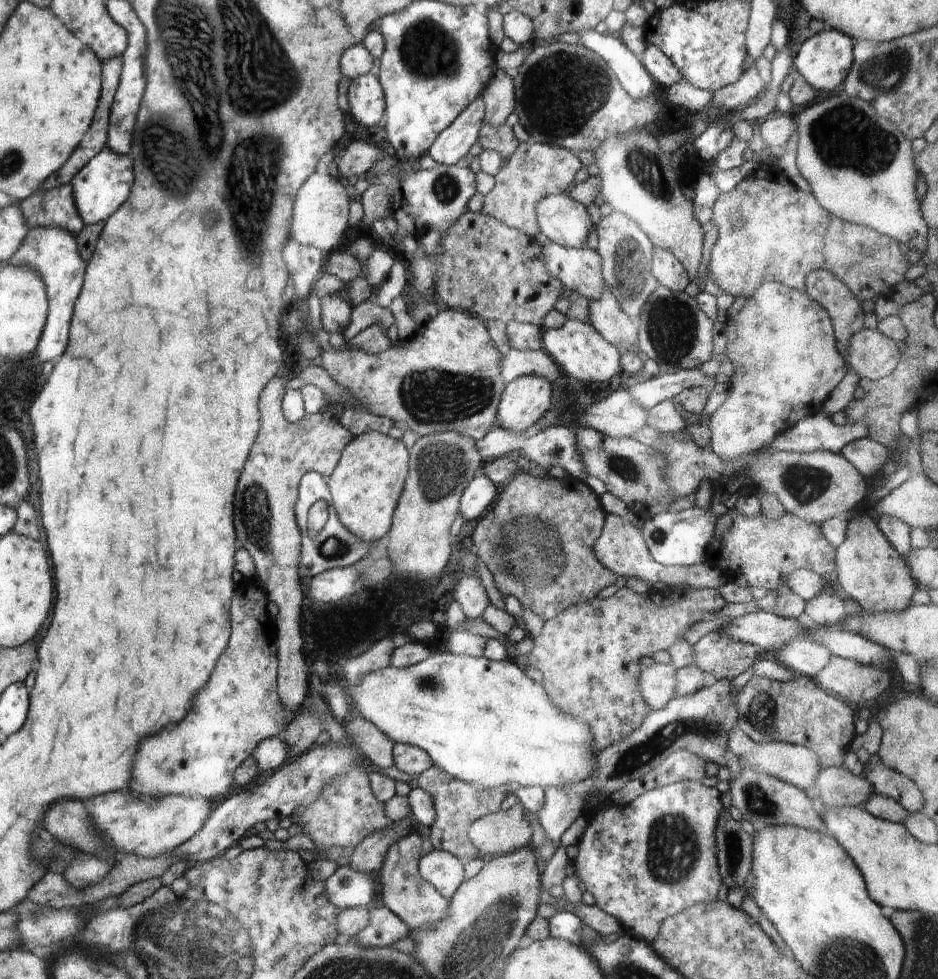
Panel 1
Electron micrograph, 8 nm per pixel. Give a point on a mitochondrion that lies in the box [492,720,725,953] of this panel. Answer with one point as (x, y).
(673, 843)

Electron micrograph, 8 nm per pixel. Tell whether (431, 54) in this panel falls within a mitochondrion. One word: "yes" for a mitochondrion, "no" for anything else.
yes

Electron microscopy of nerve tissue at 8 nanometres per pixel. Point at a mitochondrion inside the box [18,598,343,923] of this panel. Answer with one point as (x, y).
(47, 855)

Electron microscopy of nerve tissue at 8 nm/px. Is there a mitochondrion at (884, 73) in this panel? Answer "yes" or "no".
yes

